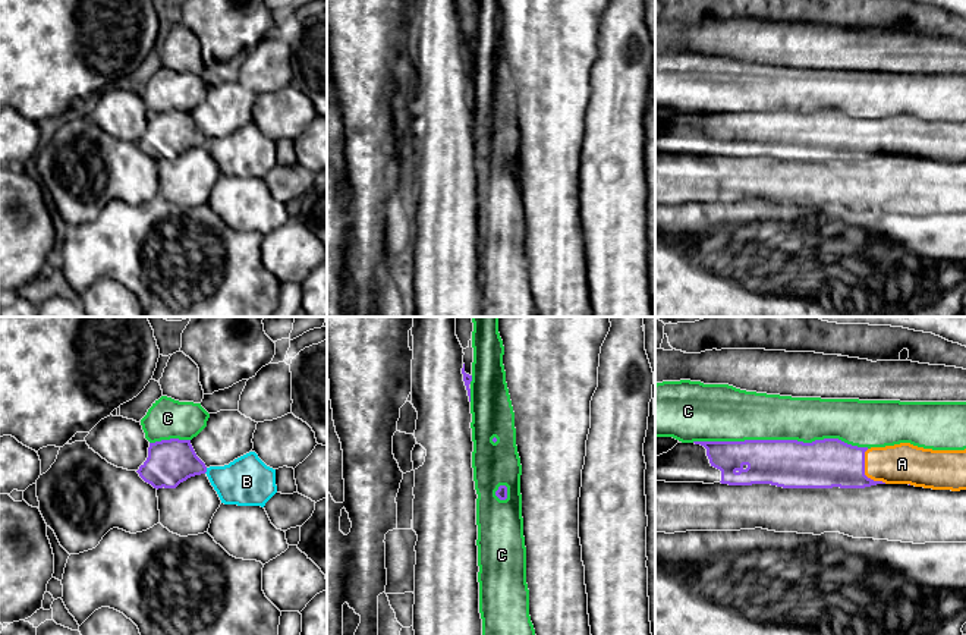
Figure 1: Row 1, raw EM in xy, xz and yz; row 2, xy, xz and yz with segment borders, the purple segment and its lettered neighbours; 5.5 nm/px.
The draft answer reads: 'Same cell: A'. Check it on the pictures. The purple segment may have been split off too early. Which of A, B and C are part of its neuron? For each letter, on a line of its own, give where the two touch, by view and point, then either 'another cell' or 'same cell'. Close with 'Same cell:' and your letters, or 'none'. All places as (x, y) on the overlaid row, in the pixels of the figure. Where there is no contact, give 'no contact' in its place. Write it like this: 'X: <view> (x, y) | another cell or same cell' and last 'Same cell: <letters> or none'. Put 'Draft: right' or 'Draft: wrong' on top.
Draft: right
A: yz (864, 472) | same cell
B: xy (205, 471) | another cell
C: yz (780, 440) | another cell
Same cell: A

